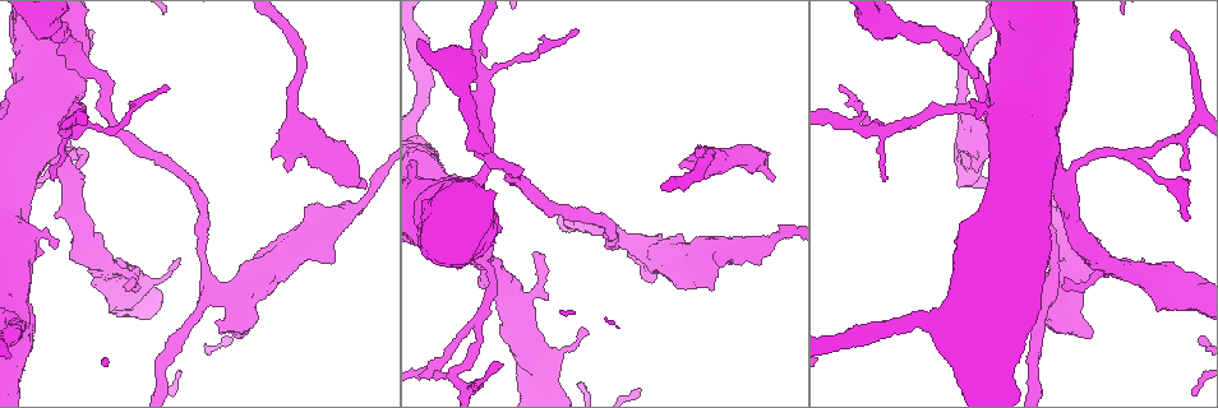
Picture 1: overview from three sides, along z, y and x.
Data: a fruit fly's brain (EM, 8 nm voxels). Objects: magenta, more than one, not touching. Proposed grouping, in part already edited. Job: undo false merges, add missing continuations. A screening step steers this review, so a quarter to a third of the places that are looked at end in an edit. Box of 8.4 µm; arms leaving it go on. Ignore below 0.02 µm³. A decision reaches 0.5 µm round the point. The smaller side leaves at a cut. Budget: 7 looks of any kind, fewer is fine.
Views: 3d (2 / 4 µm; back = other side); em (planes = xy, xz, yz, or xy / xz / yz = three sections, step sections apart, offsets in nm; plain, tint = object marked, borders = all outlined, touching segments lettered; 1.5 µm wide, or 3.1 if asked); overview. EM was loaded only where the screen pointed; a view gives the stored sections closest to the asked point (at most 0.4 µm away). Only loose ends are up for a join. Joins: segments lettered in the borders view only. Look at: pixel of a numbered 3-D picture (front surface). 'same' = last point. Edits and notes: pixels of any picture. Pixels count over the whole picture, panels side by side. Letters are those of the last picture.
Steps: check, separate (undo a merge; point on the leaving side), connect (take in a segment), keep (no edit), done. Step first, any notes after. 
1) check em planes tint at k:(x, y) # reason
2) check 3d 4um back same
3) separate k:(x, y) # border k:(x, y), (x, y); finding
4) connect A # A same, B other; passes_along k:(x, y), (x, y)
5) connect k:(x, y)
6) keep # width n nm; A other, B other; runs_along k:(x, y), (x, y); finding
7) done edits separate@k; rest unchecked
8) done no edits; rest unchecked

check 3d 4um at 1:(586, 333) # an open end

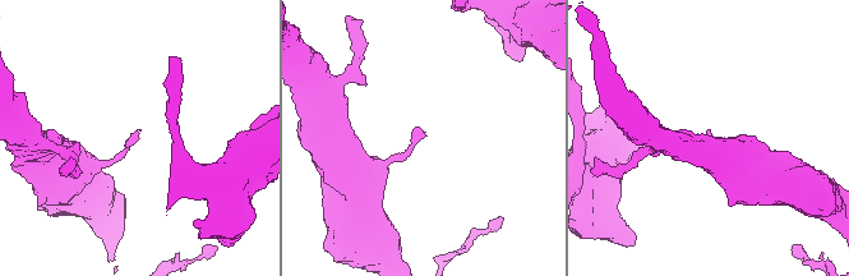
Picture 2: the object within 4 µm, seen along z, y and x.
check em planes tint at 2:(708, 130)

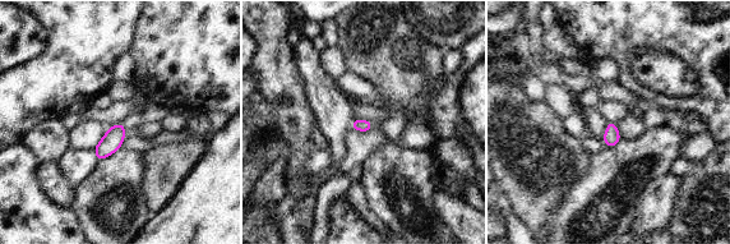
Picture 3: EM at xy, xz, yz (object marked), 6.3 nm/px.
check em planes borders same

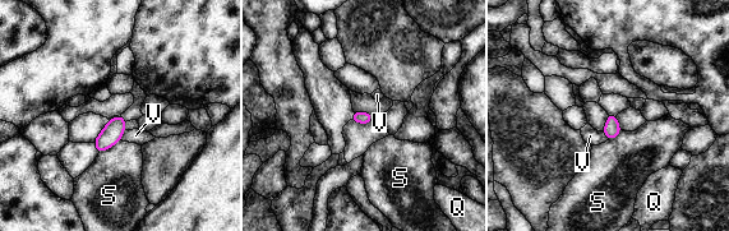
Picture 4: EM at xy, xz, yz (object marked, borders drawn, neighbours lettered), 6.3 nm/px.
keep # width 80 nm; Q other, S other, V other; border 4:(125, 130), (120, 139); none of them fits

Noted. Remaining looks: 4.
check em planes borders at 1:(362, 186) # stops while still wide

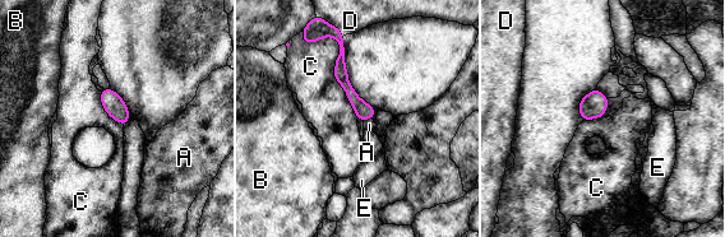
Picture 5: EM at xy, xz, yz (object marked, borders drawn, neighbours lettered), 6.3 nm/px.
keep # longest_contact C 650 nm; A other, B other, C other, D other, E other; border 5:(303, 32), (338, 43), (358, 117); no lettered segment goes on from it

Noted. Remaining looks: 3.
check em yz step 4 tint at 1:(843, 89) # tapers out

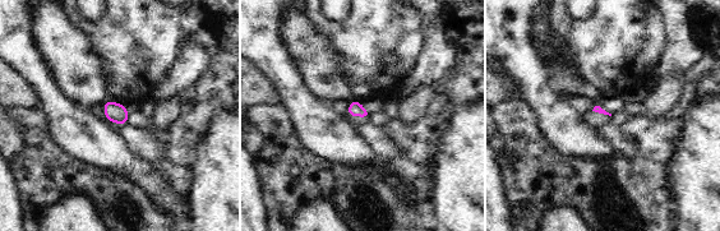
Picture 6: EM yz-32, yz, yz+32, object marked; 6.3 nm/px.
check em planes borders same

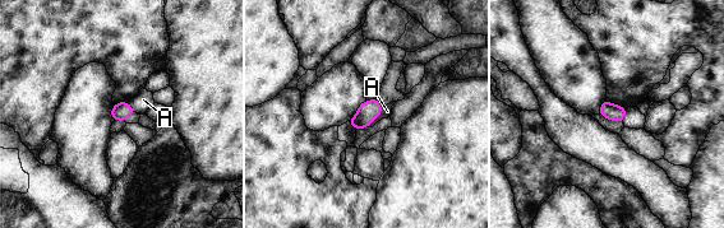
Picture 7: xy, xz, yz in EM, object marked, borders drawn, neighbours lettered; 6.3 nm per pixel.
keep # width 100 nm; A other; none of them fits

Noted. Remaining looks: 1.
done no edits; rest unchecked

